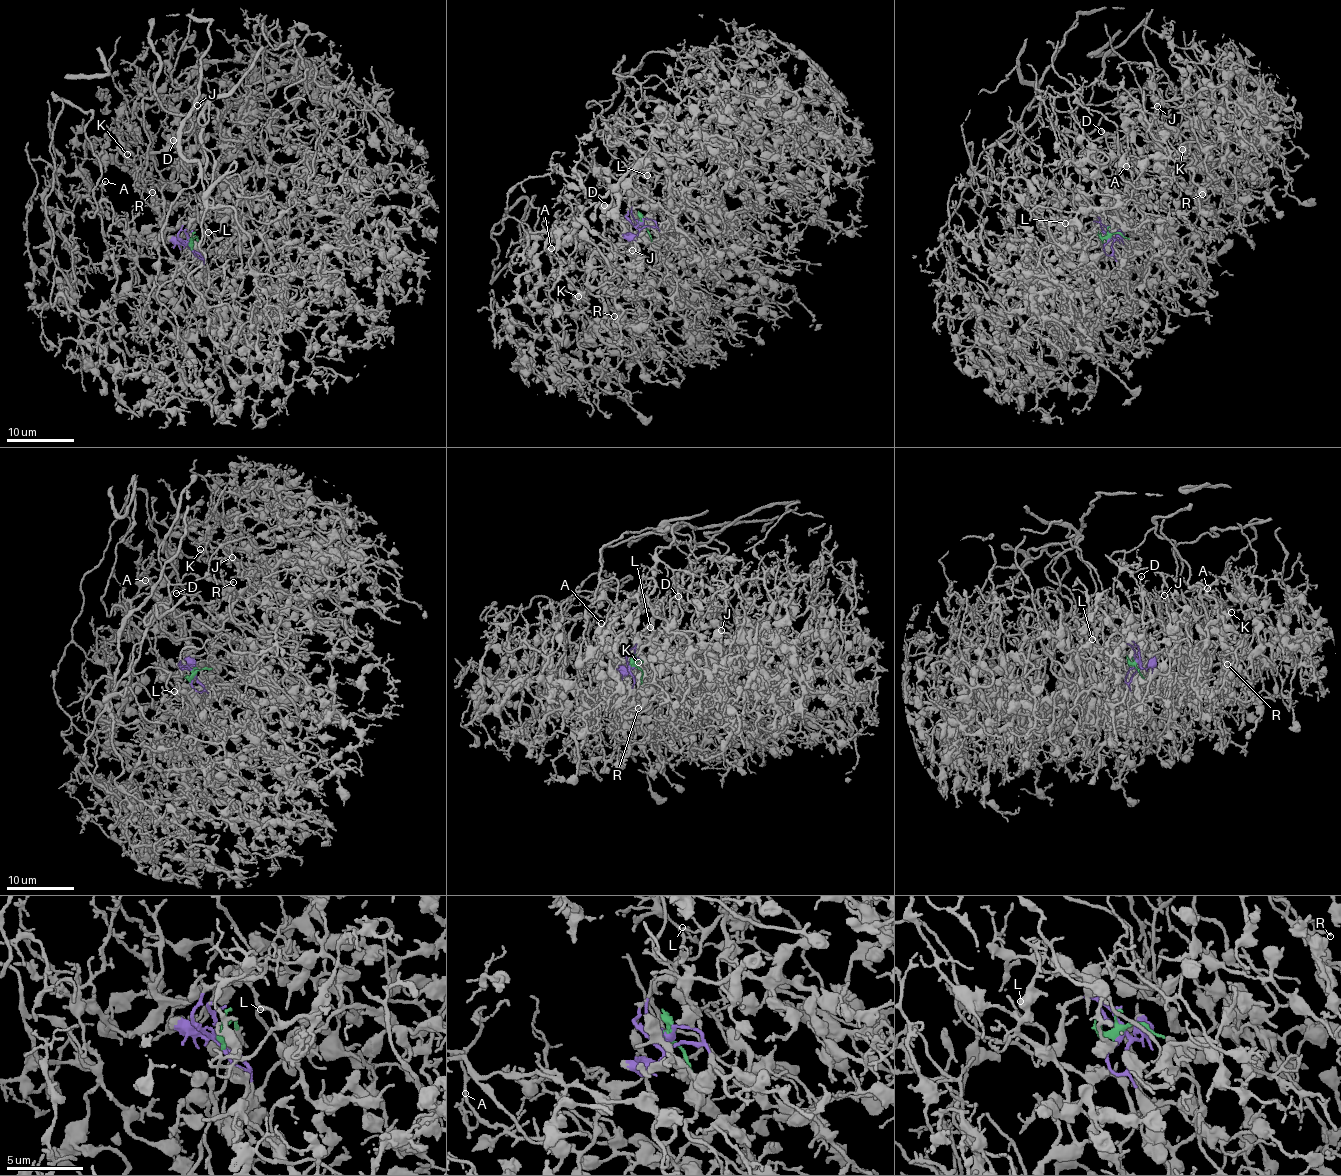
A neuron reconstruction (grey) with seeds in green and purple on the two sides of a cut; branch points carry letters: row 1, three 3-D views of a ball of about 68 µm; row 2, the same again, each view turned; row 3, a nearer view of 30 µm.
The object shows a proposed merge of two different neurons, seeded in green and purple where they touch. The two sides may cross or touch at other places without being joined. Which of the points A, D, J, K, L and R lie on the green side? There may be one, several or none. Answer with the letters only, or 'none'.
A

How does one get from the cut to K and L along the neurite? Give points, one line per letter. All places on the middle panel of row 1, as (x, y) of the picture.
K: (641, 223), (632, 207), (646, 234), (655, 226), (601, 177), (614, 174), (575, 199), (588, 247), (579, 296)
L: (641, 223), (632, 216), (632, 202), (645, 189), (652, 188), (656, 179), (646, 174)

